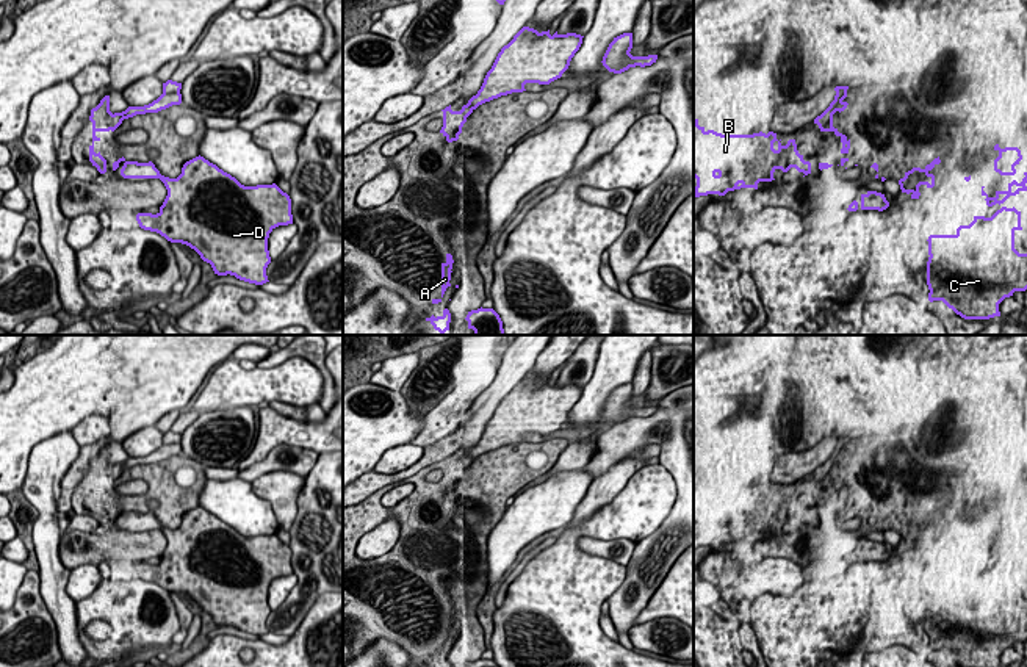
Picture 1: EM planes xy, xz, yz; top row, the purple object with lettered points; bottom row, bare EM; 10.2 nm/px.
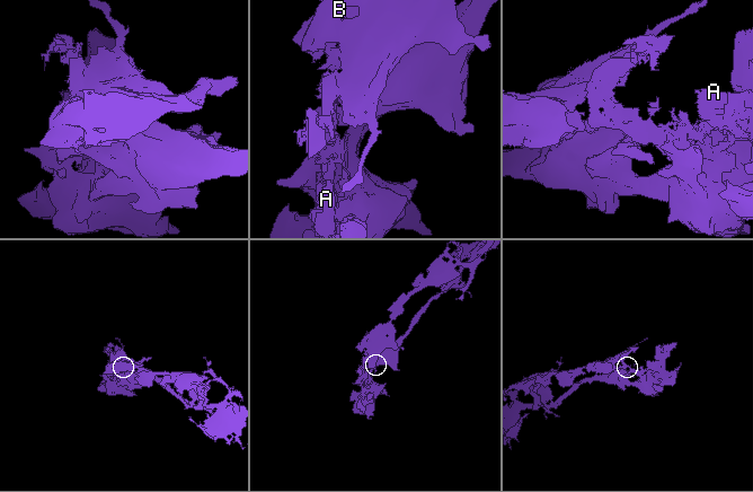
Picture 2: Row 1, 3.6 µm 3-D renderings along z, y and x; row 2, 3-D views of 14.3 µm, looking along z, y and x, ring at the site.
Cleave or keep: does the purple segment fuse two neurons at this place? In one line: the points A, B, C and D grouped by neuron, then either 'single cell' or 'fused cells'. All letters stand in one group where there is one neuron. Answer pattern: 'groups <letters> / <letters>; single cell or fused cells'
groups A B C D; single cell

